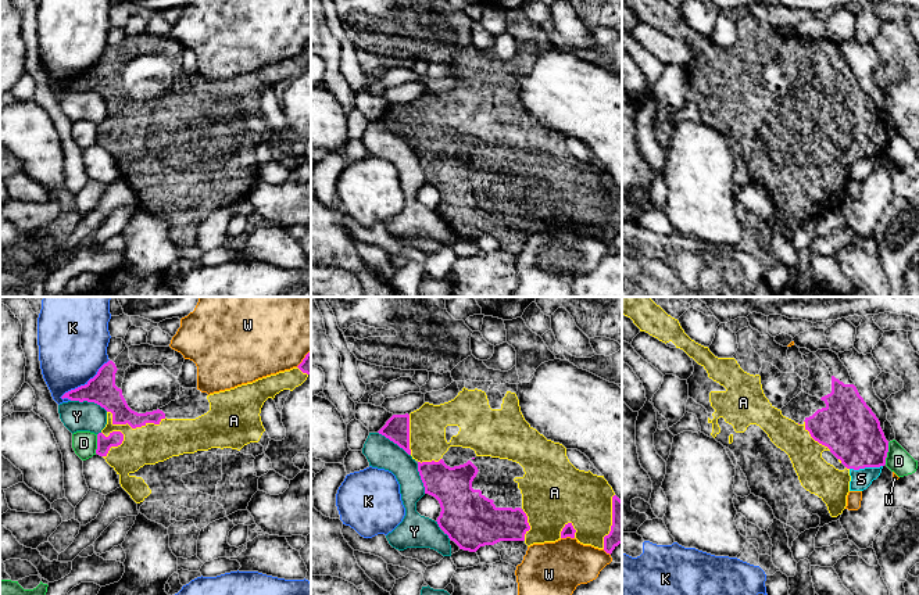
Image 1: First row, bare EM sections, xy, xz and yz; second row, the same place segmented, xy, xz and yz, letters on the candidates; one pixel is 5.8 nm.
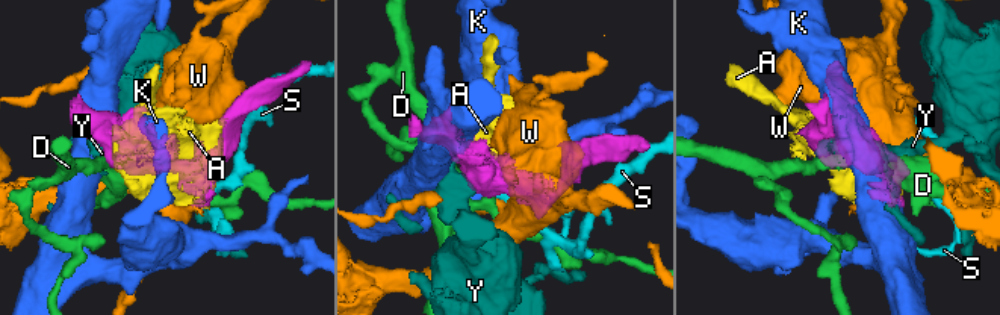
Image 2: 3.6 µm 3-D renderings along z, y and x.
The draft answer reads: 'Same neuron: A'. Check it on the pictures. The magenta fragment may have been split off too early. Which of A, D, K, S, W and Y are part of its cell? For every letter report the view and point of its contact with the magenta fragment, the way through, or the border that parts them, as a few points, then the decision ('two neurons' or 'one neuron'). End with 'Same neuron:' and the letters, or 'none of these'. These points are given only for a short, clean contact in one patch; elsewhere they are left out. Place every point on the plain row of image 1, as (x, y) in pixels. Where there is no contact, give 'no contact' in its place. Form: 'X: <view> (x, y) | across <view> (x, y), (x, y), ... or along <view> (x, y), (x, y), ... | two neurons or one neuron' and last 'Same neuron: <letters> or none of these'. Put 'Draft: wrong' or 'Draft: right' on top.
Draft: right
A: xy (133, 117) | one neuron
D: yz (886, 143) | two neurons
K: xy (85, 74) | two neurons
S: yz (865, 156) | two neurons
W: xz (567, 225) | two neurons
Y: xy (89, 90) | two neurons
Same neuron: A

